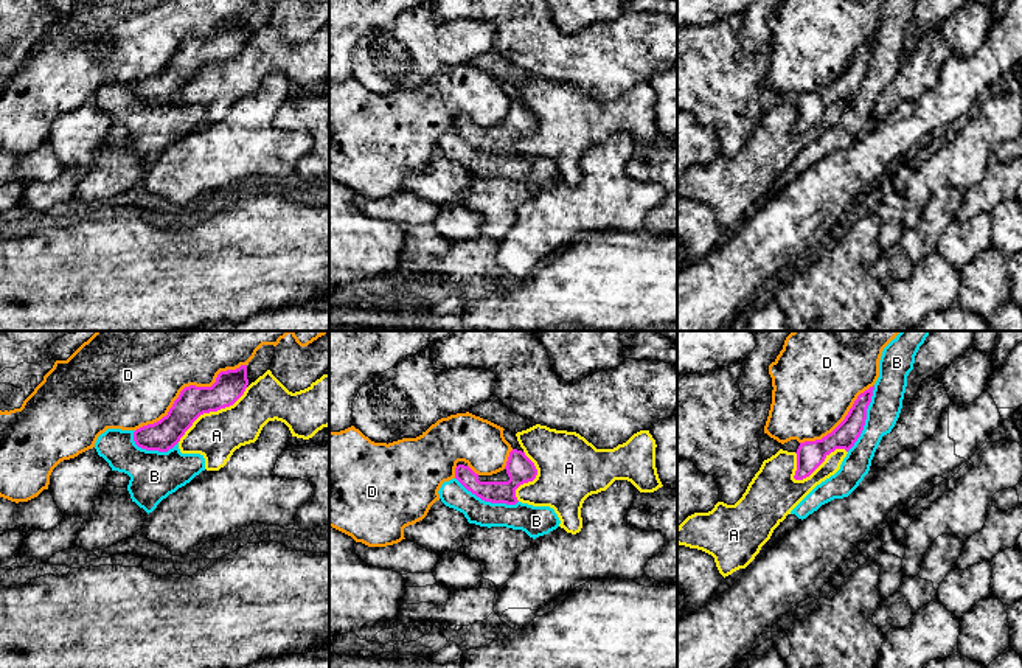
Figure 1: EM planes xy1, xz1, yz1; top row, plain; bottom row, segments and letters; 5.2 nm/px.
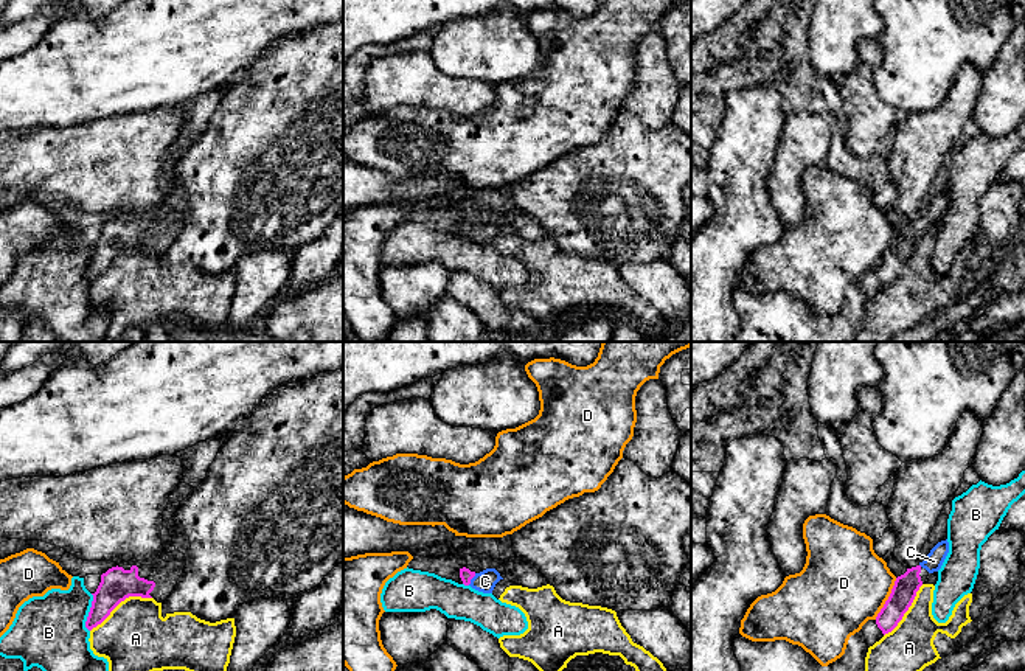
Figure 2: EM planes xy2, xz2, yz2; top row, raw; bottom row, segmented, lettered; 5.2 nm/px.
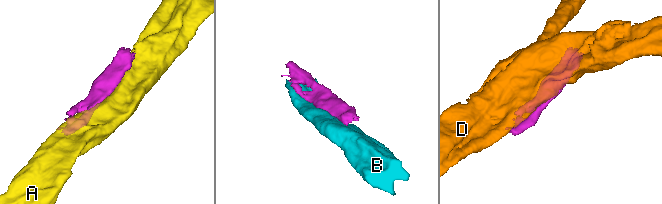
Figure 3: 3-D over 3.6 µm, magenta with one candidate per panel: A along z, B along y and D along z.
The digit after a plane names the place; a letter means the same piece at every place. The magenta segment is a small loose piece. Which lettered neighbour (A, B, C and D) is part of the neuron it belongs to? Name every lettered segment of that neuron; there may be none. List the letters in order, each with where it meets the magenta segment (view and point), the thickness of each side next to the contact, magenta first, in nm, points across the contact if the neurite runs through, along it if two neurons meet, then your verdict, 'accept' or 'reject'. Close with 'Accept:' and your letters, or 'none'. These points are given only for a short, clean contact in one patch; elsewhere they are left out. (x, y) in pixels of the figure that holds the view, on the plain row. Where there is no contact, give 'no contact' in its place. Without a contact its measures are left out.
A: meets magenta in yz1 at (819, 117); 140 nm thick on the magenta side, 220 nm on the other; reject
B: meets magenta in yz1 at (865, 70); 130 nm thick on the magenta side, 160 nm on the other; reject
C: meets magenta in xz2 at (471, 230); 70 nm thick on the magenta side, 120 nm on the other; runs through xz2 (466, 227), (471, 230), (485, 233); accept
D: meets magenta in xy1 at (190, 38); 160 nm thick on the magenta side, 380 nm on the other; reject
Accept: C

